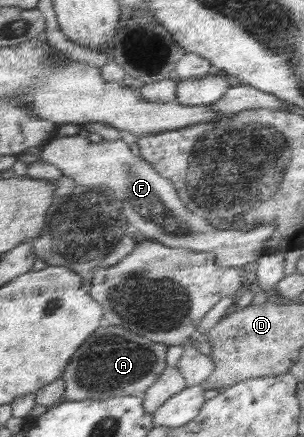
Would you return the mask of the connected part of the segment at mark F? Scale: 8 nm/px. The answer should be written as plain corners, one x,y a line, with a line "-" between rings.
85,133
56,137
42,148
41,160
49,162
73,178
77,185
107,188
113,197
117,197
126,209
125,218
131,224
131,230
141,232
145,238
159,241
174,249
197,250
198,253
214,253
218,266
249,267
260,259
265,242
275,234
273,223
259,225
251,229
223,230
215,228
205,219
185,208
178,197
173,182
161,176
146,160
135,156
131,148
119,141
102,141
94,144

